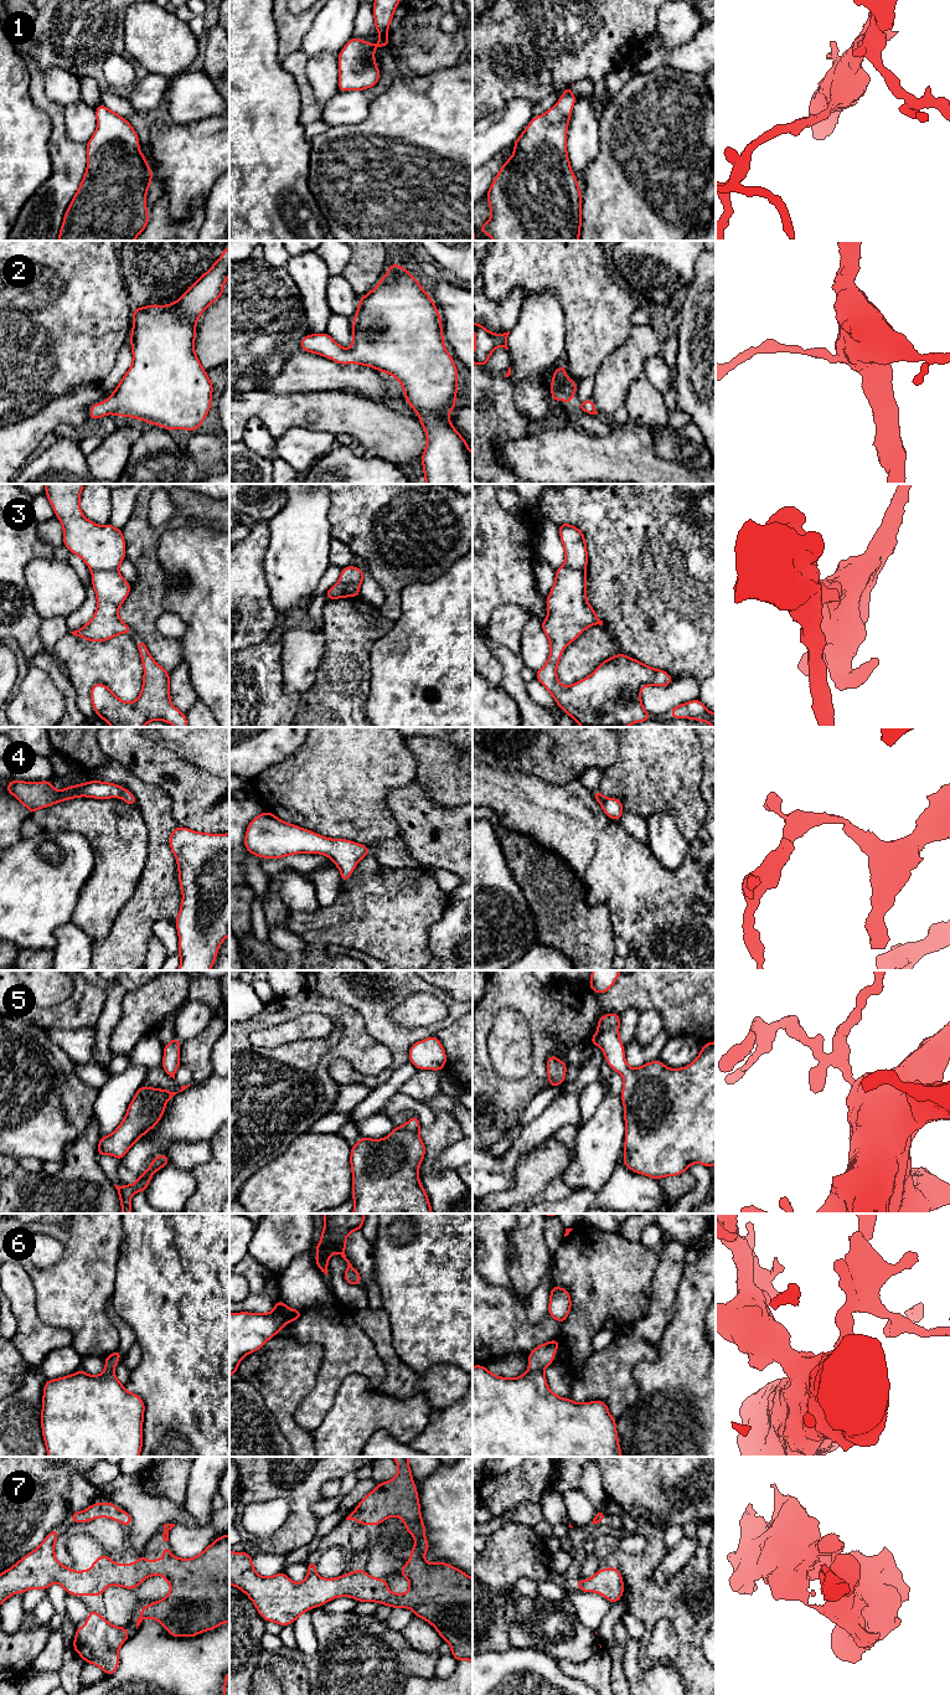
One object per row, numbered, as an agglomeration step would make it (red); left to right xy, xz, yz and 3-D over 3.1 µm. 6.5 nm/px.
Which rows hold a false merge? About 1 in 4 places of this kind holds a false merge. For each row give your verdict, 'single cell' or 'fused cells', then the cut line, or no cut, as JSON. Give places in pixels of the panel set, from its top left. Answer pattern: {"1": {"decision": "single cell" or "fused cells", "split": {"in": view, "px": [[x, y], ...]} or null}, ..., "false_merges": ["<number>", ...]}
{"1": {"decision": "single cell", "split": null}, "2": {"decision": "single cell", "split": null}, "3": {"decision": "fused cells", "split": {"in": "xy", "px": [[117, 568], [98, 568], [93, 572]]}}, "4": {"decision": "single cell", "split": null}, "5": {"decision": "single cell", "split": null}, "6": {"decision": "single cell", "split": null}, "7": {"decision": "single cell", "split": null}, "false_merges": ["3"]}

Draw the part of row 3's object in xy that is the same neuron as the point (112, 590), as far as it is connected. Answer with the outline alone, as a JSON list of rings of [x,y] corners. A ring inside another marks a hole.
[[[118,570],[94,571],[92,586],[97,594],[97,610],[86,625],[69,633],[88,642],[105,642],[122,633],[131,634],[133,629],[118,614],[118,609],[127,599],[131,586]]]

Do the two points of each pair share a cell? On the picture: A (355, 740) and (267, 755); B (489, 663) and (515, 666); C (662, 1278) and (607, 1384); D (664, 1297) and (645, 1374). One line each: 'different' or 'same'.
A: different
B: different
C: same
D: different

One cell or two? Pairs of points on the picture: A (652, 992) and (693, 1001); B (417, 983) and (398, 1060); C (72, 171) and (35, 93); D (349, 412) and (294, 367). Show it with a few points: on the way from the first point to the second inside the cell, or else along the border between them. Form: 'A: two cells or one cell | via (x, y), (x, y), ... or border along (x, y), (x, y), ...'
A: one cell | via (662, 992), (683, 992)
B: one cell | via (396, 997), (385, 1008), (385, 1029), (395, 1039)
C: one cell | via (63, 152), (58, 143), (58, 123), (55, 113)
D: two cells | border along (341, 390), (311, 390), (293, 393)

